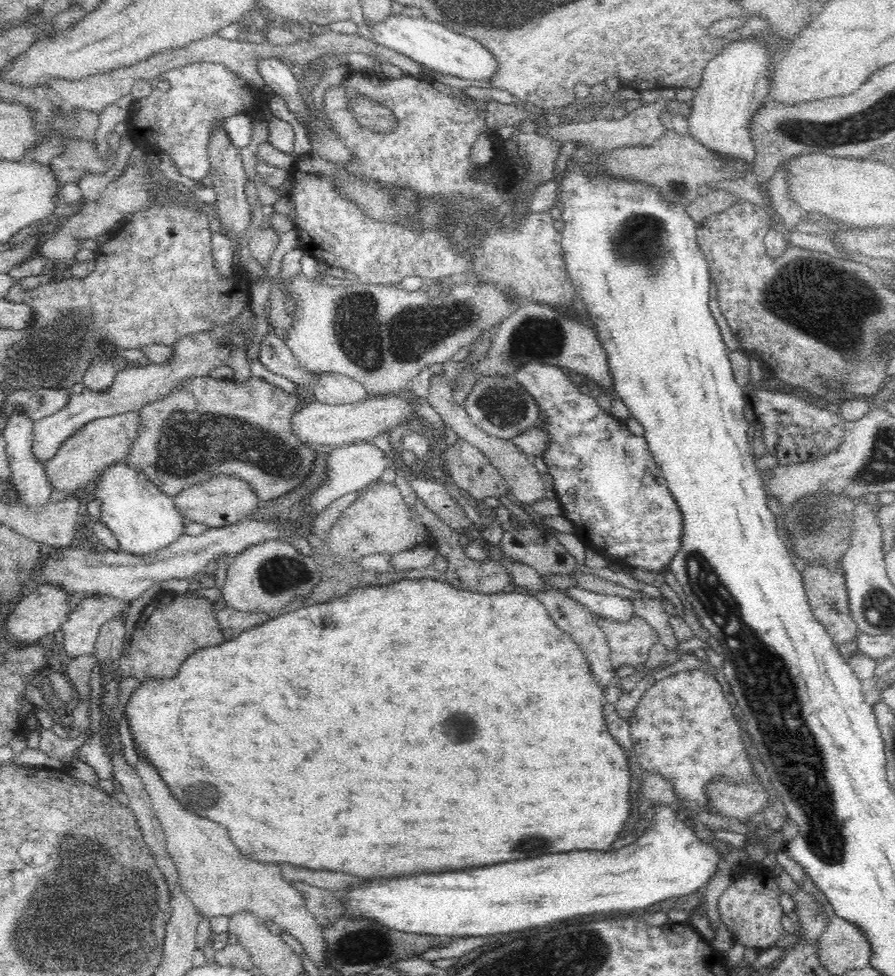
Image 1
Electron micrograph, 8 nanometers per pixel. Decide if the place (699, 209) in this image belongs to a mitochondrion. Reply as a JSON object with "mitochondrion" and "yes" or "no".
{"mitochondrion":"no"}

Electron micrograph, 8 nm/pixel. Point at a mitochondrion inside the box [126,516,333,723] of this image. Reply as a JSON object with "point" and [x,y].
{"point":[279,577]}

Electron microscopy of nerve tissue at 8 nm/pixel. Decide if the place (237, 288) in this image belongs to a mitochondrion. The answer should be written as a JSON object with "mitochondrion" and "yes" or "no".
{"mitochondrion":"no"}

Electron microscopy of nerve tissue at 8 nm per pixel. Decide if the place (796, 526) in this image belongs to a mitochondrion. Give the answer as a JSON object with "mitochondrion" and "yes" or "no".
{"mitochondrion":"yes"}

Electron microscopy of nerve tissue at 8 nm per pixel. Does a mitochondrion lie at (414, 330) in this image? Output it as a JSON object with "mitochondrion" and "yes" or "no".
{"mitochondrion":"yes"}

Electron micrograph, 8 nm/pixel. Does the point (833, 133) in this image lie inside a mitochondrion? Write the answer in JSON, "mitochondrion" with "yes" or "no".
{"mitochondrion":"yes"}

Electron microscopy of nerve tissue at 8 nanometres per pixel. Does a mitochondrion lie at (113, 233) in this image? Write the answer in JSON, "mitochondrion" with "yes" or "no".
{"mitochondrion":"no"}

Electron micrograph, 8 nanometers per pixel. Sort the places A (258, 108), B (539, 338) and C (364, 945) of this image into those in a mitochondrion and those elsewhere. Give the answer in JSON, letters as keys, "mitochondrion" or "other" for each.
{"A":"other","B":"mitochondrion","C":"mitochondrion"}

